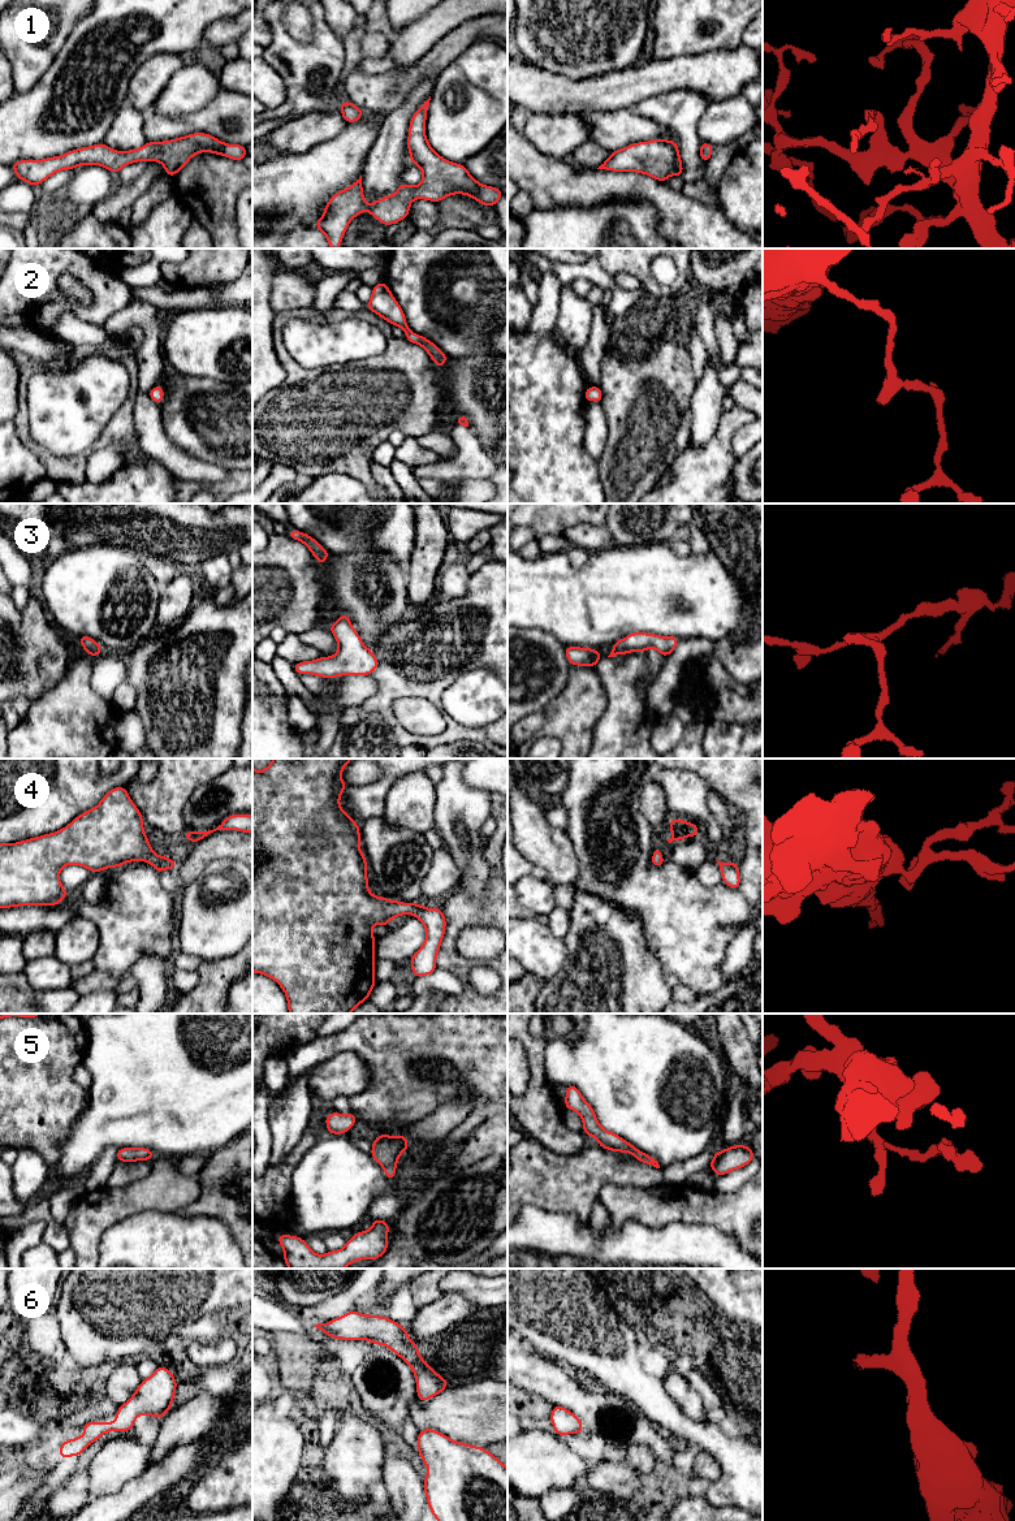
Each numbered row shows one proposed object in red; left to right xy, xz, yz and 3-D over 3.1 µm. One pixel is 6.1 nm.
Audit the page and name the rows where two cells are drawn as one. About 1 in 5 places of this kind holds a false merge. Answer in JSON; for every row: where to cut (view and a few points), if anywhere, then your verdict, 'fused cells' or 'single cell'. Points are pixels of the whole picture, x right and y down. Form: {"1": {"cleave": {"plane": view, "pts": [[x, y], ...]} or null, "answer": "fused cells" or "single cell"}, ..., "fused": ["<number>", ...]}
{"1": {"cleave": null, "answer": "single cell"}, "2": {"cleave": null, "answer": "single cell"}, "3": {"cleave": null, "answer": "single cell"}, "4": {"cleave": null, "answer": "single cell"}, "5": {"cleave": null, "answer": "single cell"}, "6": {"cleave": null, "answer": "single cell"}, "fused": []}

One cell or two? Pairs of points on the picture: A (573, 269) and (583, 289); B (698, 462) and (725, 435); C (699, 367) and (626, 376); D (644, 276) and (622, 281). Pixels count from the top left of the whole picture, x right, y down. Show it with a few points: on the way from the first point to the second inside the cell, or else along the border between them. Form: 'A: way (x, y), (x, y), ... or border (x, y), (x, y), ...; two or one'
A: border (568, 284), (577, 279), (586, 279), (592, 285); two
B: way (704, 456), (718, 441); one
C: border (683, 340), (696, 381); two
D: border (613, 276), (631, 273), (642, 284); two

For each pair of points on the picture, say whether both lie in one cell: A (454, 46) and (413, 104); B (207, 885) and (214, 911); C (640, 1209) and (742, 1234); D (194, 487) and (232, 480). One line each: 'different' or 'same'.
A: different
B: same
C: same
D: same

